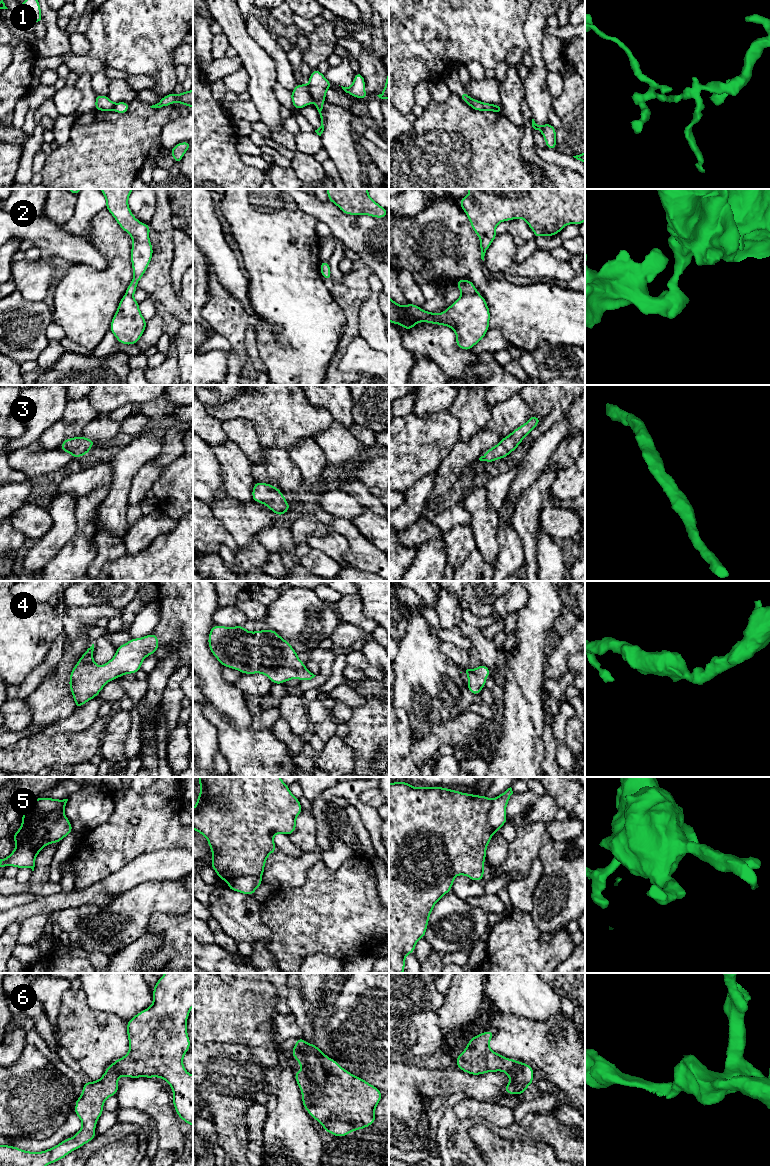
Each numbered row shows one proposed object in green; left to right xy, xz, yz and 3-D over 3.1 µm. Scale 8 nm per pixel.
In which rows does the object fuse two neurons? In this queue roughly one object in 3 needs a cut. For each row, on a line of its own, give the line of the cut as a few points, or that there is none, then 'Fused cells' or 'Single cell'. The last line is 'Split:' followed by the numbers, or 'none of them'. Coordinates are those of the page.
1: Split along xz (308, 85), (312, 98). Fused cells
2: Split along yz (476, 292), (462, 294). Fused cells
3: No split. Single cell
4: No split. Single cell
5: Split along xy (62, 810), (53, 810), (46, 818). Fused cells
6: No split. Single cell
Split: 1, 2, 5

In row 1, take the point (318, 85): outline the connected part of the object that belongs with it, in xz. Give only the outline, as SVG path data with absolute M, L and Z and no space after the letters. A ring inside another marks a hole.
M318 69L313 70L309 77L309 90L312 99L316 102L314 107L318 110L321 118L321 126L315 130L317 135L321 136L324 131L322 109L326 98L326 92L333 83L329 82Z

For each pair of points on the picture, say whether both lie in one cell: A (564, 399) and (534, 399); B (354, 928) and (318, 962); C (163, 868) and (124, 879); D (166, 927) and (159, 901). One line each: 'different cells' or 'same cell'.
A: different cells
B: different cells
C: same cell
D: different cells

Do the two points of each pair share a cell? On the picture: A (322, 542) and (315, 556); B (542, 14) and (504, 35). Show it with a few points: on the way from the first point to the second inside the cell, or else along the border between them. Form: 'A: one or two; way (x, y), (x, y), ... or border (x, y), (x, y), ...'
A: two; border (311, 548), (323, 551), (338, 563)
B: two; border (529, 10), (524, 25), (524, 36), (528, 47)

